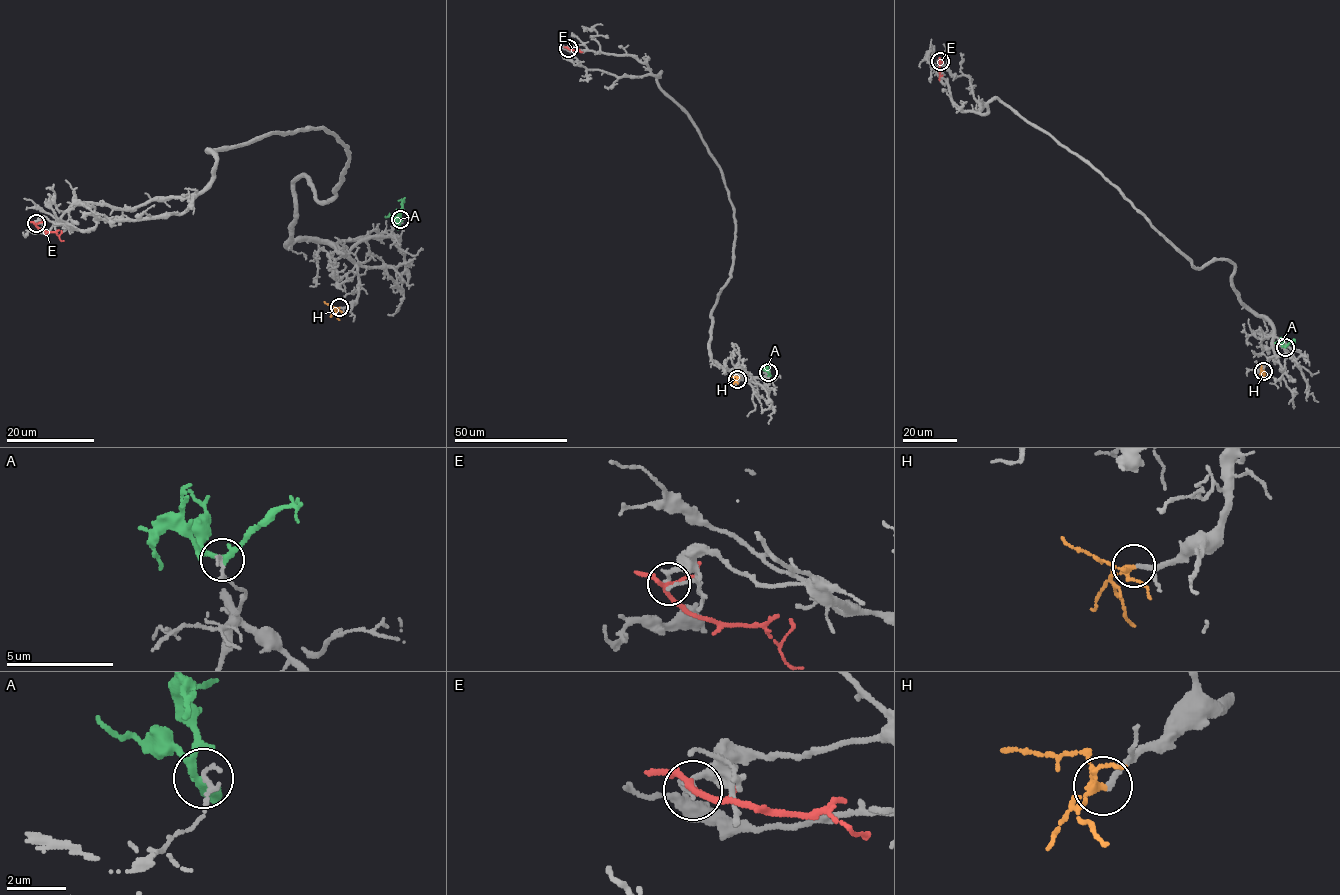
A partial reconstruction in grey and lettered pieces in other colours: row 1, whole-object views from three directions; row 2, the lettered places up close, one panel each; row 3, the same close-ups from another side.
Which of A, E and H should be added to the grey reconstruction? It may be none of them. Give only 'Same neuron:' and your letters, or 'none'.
Same neuron: H

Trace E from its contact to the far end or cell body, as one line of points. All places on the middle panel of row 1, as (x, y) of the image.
E: (568, 49), (582, 52)

